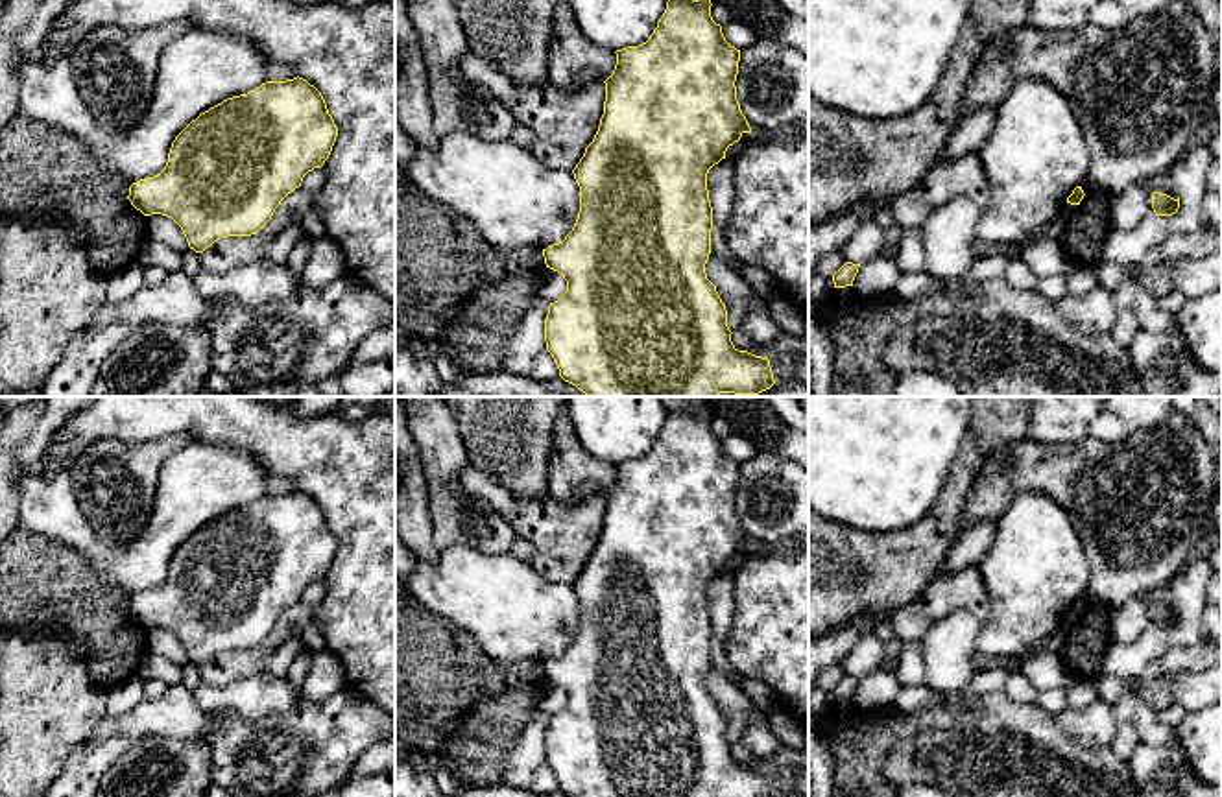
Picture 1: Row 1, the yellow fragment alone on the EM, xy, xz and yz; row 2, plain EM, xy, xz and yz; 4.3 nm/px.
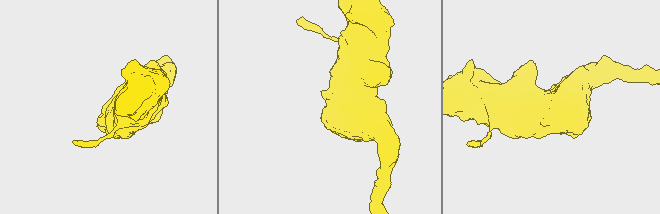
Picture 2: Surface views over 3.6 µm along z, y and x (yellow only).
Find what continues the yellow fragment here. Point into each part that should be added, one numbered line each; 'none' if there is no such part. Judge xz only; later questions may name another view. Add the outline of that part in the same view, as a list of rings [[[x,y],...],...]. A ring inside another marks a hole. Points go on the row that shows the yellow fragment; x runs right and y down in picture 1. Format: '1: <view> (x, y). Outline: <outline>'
none

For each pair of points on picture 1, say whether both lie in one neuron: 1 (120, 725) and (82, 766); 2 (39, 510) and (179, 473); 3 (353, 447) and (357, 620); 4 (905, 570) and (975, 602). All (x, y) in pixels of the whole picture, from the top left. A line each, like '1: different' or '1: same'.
1: same
2: same
3: same
4: different

